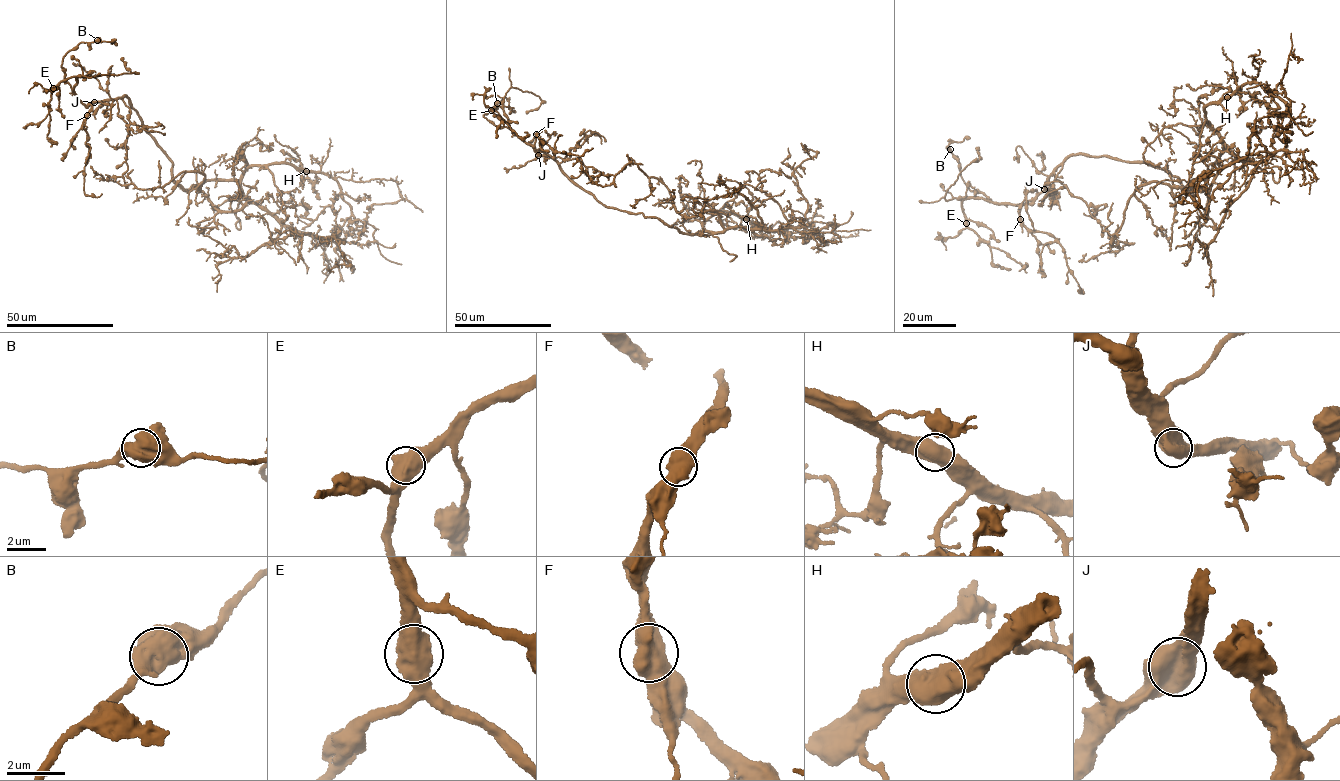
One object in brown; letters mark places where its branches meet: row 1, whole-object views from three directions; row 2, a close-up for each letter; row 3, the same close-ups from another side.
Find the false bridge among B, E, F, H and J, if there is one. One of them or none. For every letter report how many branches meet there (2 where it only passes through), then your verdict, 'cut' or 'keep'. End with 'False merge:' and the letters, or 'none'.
B: 2 branches meet; keep
E: 2 branches meet; keep
F: 2 branches meet; keep
H: 2 branches meet; keep
J: 2 branches meet; keep
False merge: none

